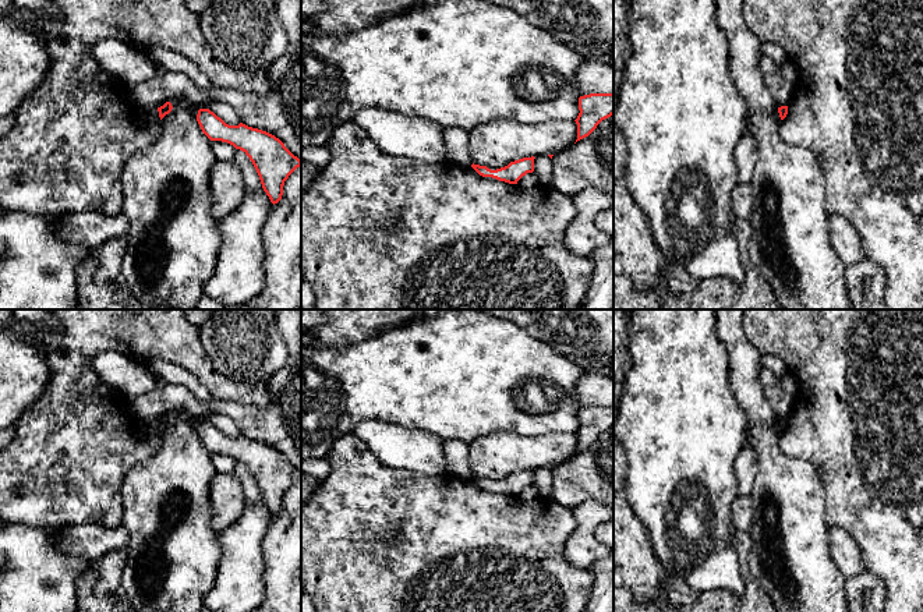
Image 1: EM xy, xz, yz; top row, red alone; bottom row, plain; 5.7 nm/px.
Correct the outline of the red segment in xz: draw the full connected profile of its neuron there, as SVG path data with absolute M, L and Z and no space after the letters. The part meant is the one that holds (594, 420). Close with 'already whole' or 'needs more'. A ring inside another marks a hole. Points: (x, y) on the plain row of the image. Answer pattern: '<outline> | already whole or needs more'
M590 406L579 410L577 453L588 449L597 438L613 427L613 406Z | already whole

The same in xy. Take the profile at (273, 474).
M199 421L197 434L211 453L227 454L250 470L273 517L282 512L284 494L301 473L279 450L243 435L229 438L209 421Z | already whole

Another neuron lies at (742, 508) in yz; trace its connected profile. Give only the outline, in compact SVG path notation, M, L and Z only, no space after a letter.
M736 496L732 502L732 520L738 531L750 533L754 524L754 503L752 496Z

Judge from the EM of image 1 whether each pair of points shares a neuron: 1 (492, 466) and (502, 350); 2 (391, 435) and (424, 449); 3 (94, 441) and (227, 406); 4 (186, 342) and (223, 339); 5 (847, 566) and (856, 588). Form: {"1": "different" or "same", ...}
{"1": "different", "2": "same", "3": "different", "4": "different", "5": "different"}

